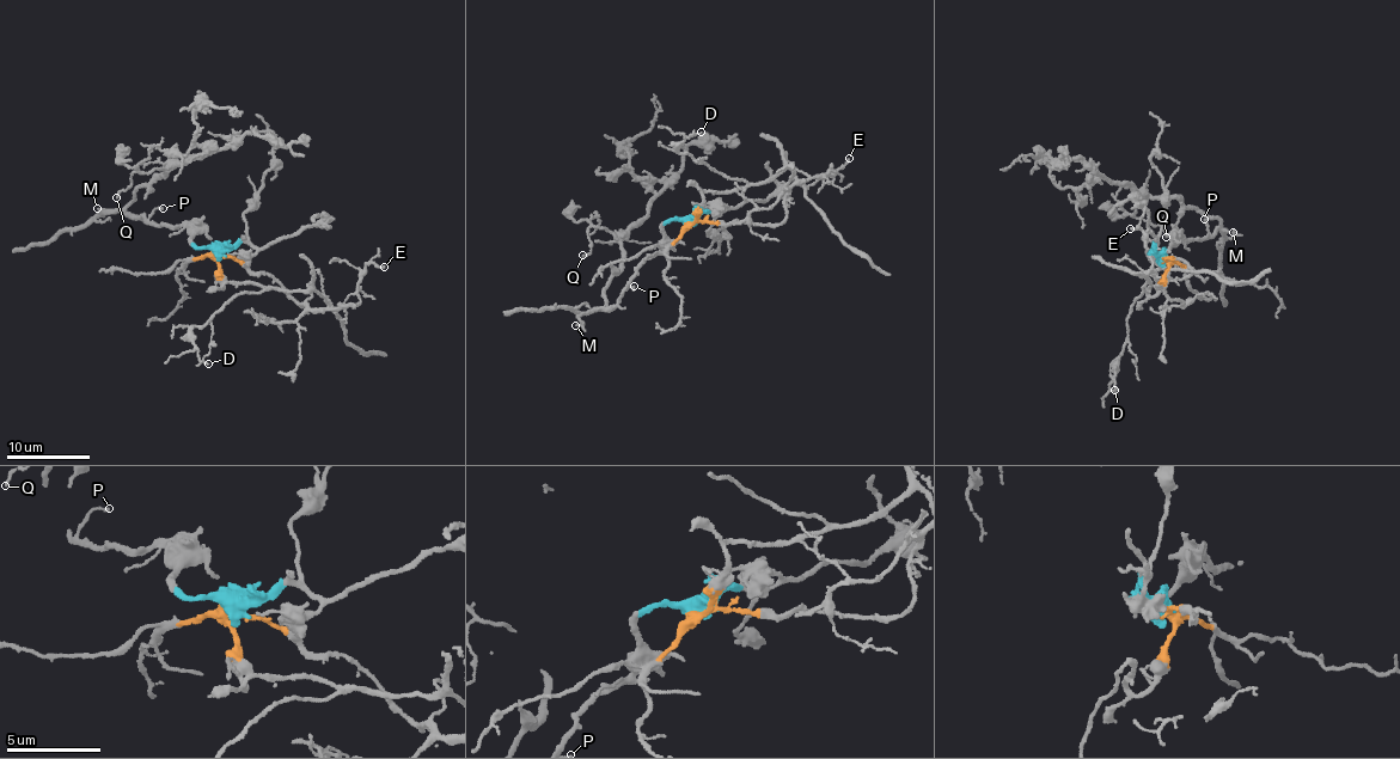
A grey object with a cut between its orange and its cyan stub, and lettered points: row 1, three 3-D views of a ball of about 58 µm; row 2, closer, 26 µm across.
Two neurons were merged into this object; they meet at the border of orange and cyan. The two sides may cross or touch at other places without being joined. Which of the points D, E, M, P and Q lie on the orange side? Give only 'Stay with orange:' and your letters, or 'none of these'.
Stay with orange: D, E

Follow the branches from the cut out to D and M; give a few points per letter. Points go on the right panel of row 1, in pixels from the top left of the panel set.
D: (1166, 259), (1165, 286), (1148, 295), (1151, 281), (1145, 283), (1129, 316), (1125, 346), (1116, 360), (1116, 390)
M: (1166, 259), (1159, 262), (1179, 233), (1188, 242), (1221, 231), (1228, 237), (1234, 232)

